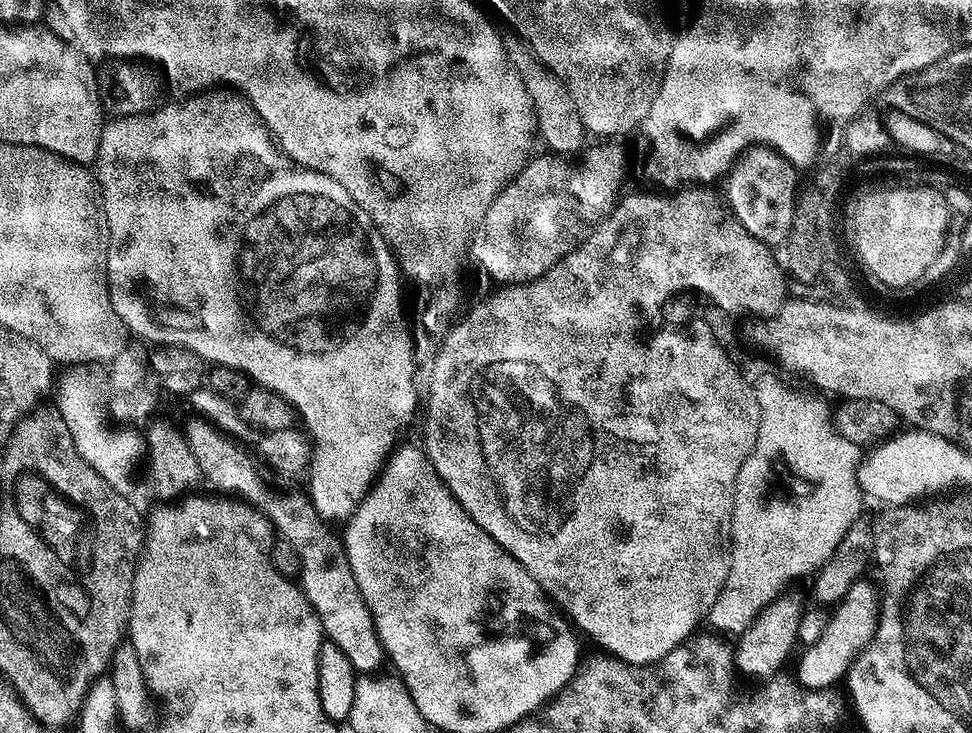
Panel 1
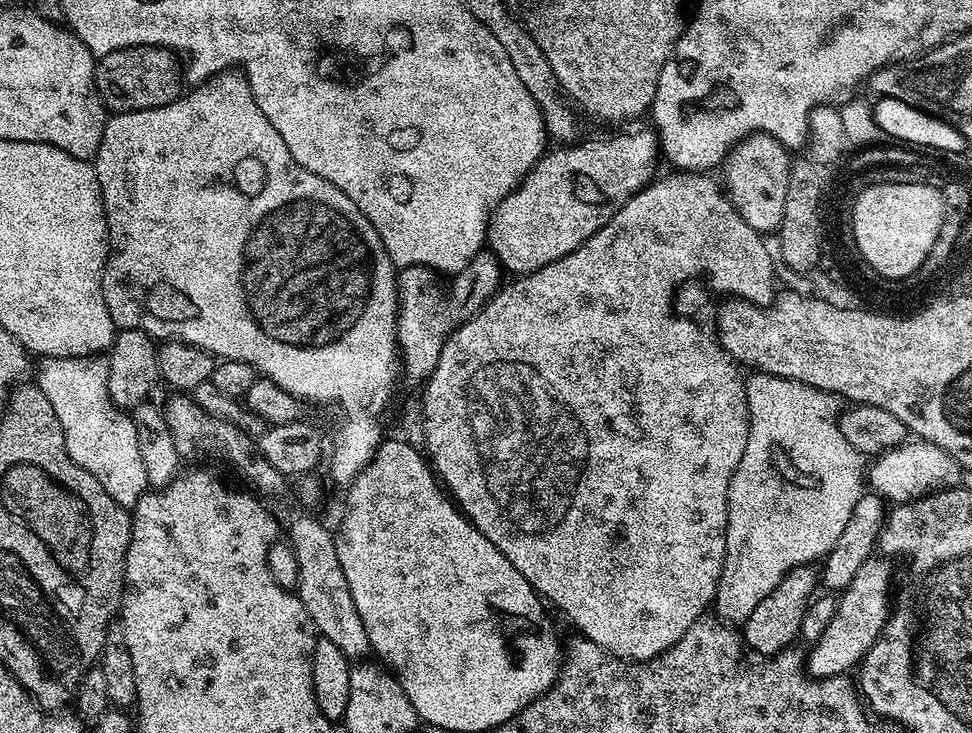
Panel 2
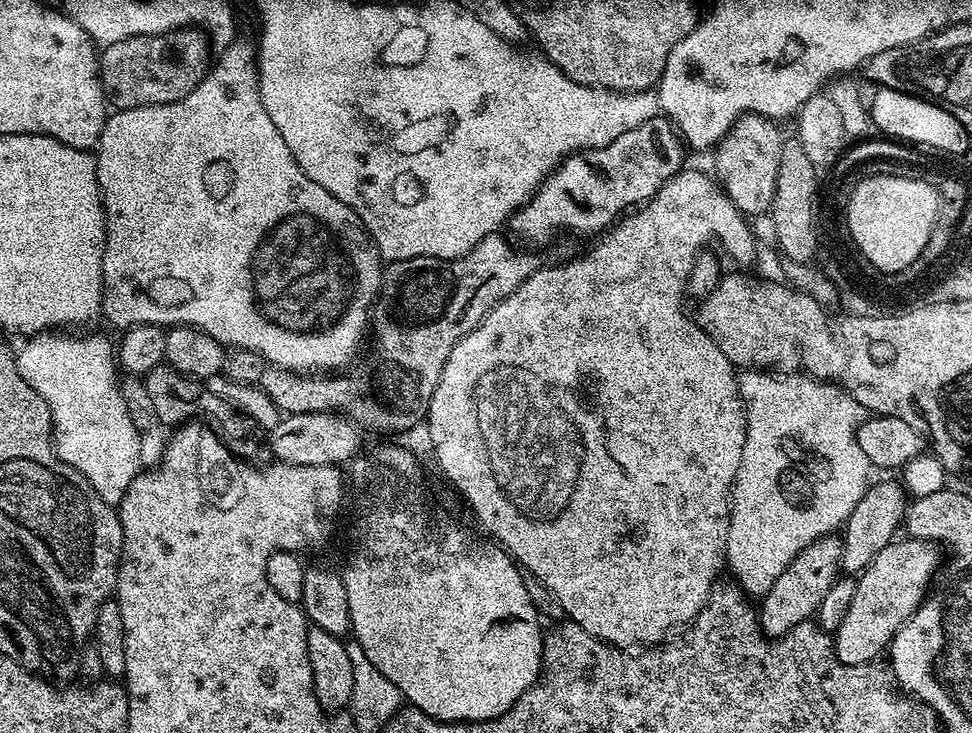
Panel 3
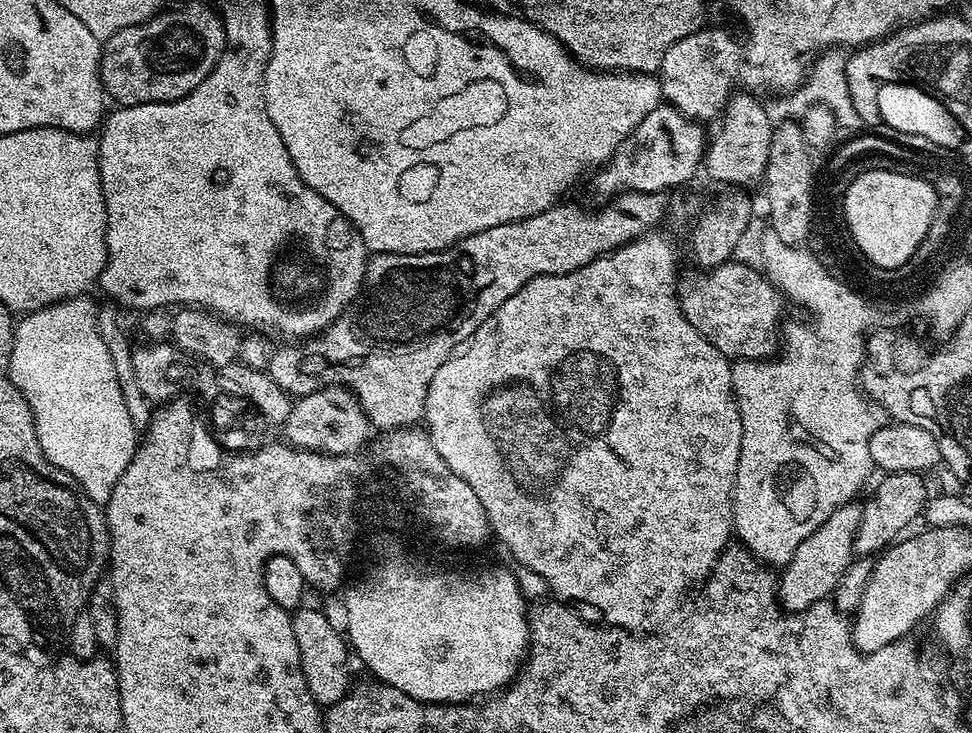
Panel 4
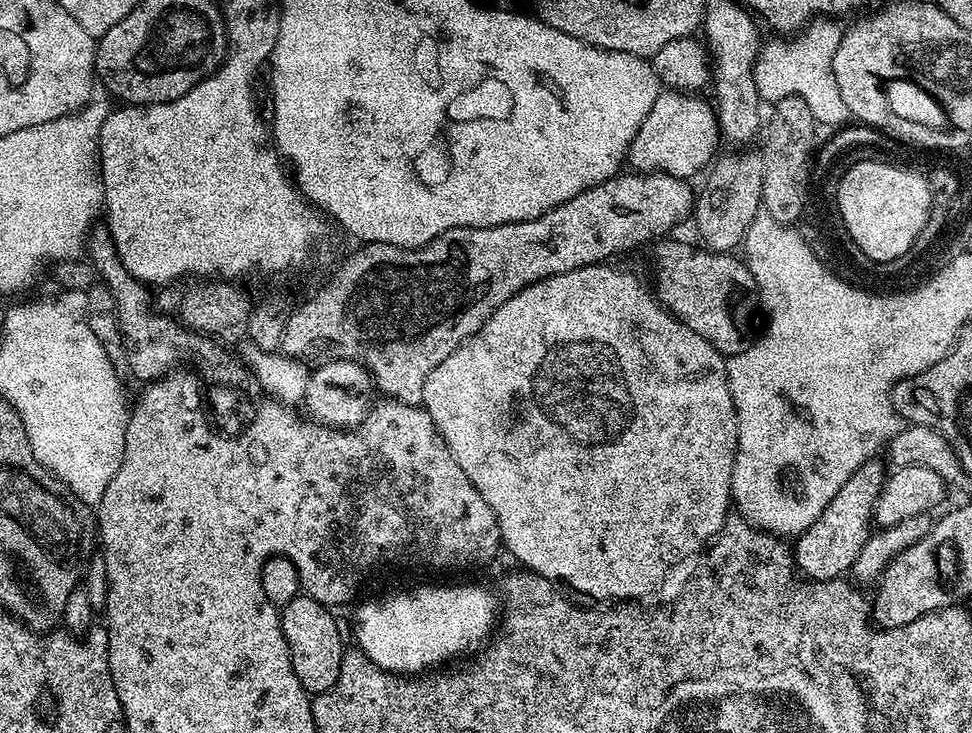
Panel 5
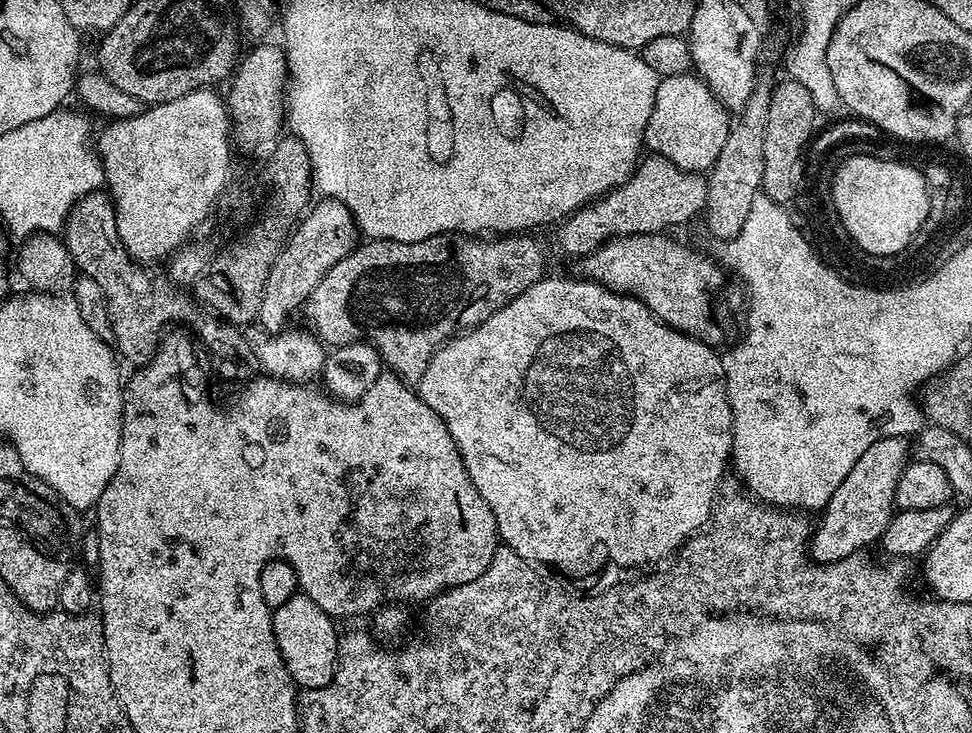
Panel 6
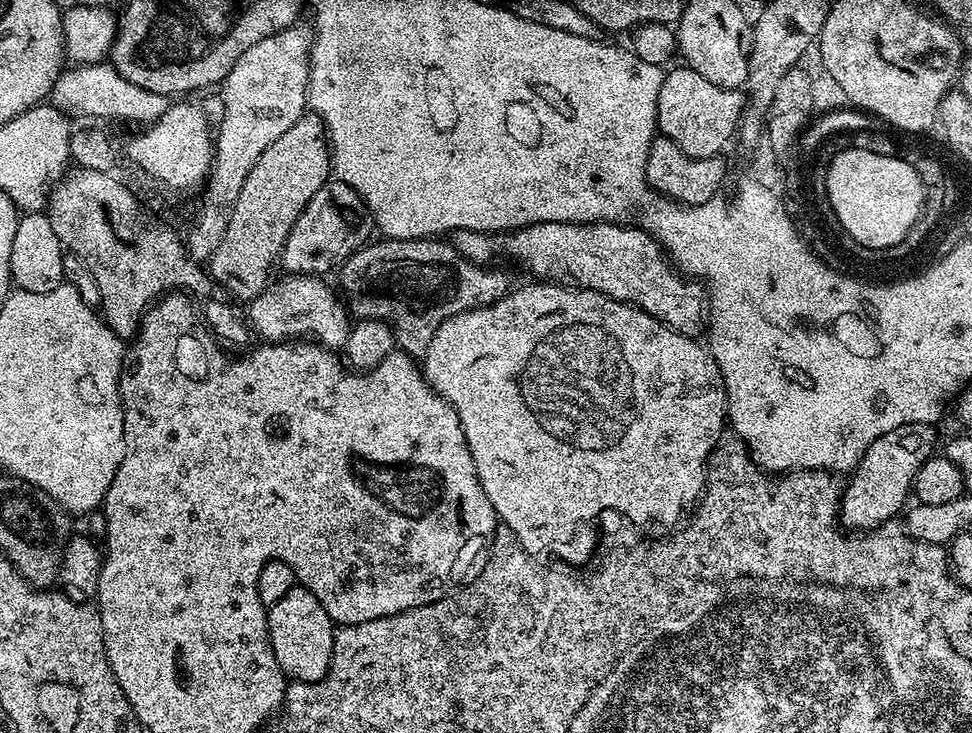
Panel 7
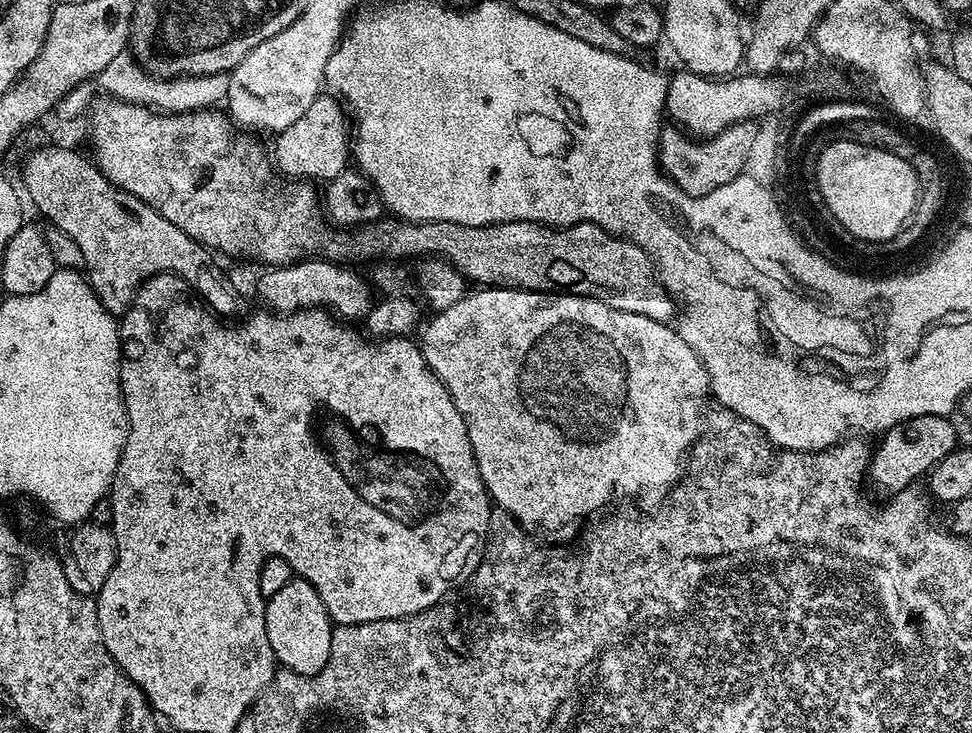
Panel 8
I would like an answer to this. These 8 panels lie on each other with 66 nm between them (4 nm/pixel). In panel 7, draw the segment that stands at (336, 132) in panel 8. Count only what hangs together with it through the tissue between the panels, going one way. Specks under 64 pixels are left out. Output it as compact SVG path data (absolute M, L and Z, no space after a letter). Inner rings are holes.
M305 114L294 122L294 126L291 126L286 134L282 134L273 145L262 151L242 186L241 194L234 206L233 216L230 217L225 233L222 234L222 240L211 259L207 261L207 271L211 272L213 280L217 285L222 286L225 293L233 292L228 294L235 297L237 301L243 300L243 302L252 301L256 295L262 294L270 283L268 275L272 272L272 264L274 268L279 261L280 252L284 248L294 222L302 214L310 198L314 198L314 194L322 190L322 186L328 179L330 179L330 144L326 139L325 125L319 116Z

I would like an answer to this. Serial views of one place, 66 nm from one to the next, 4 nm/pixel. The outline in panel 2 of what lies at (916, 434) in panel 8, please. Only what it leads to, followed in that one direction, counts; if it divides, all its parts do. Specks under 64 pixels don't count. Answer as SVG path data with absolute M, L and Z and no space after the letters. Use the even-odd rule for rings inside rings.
M803 564L790 570L790 574L786 574L786 578L782 578L782 582L778 582L778 586L774 586L774 590L766 594L766 598L762 598L758 606L754 606L754 614L750 614L744 621L742 625L743 643L747 647L749 644L760 655L757 656L760 658L771 658L776 653L783 652L795 641L792 639L800 636L802 618L806 614L808 603L818 592L816 584L818 588L818 572L813 565Z

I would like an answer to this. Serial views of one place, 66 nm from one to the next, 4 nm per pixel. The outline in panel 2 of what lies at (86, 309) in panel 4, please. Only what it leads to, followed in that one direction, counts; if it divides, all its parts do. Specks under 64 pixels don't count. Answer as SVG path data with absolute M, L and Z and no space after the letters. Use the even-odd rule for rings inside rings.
M99 355L58 356L43 361L38 387L50 398L66 438L66 450L121 506L131 509L149 487L146 466L138 446L136 421L117 408L108 393L108 362Z

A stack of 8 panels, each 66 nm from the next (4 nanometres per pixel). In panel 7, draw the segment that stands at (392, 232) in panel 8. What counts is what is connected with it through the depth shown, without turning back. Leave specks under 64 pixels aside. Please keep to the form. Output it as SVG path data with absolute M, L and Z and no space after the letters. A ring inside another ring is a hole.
M542 222L541 224L528 224L525 228L513 228L510 232L475 232L474 230L458 230L451 233L450 243L462 253L470 262L475 264L491 265L501 256L504 260L509 260L512 264L517 264L520 268L525 268L529 272L529 277L535 278L540 282L550 284L561 284L564 288L589 288L592 292L597 292L603 296L614 298L623 304L632 304L635 308L641 308L646 314L650 314L658 322L662 322L670 330L674 330L683 336L693 338L699 337L706 328L706 289L701 281L695 278L689 278L685 273L681 272L671 260L668 259L668 253L661 248L658 241L653 238L648 232L635 226L625 226L623 224L609 224L607 222L593 222L590 224L563 224L562 222Z

